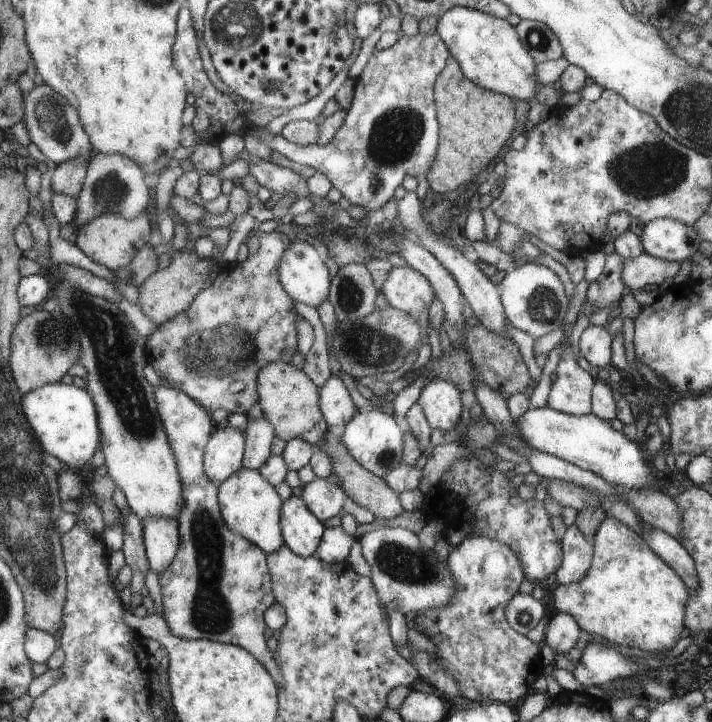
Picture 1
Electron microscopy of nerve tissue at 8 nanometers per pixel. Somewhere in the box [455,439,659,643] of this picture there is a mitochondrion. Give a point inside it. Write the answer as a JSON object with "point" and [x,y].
{"point":[525,618]}

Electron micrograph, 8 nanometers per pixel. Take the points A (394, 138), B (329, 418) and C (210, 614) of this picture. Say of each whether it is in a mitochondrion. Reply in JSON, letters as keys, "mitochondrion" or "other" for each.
{"A":"mitochondrion","B":"other","C":"mitochondrion"}

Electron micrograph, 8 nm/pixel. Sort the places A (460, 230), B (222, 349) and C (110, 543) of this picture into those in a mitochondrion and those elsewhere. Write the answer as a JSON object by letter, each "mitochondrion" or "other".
{"A":"other","B":"mitochondrion","C":"other"}

